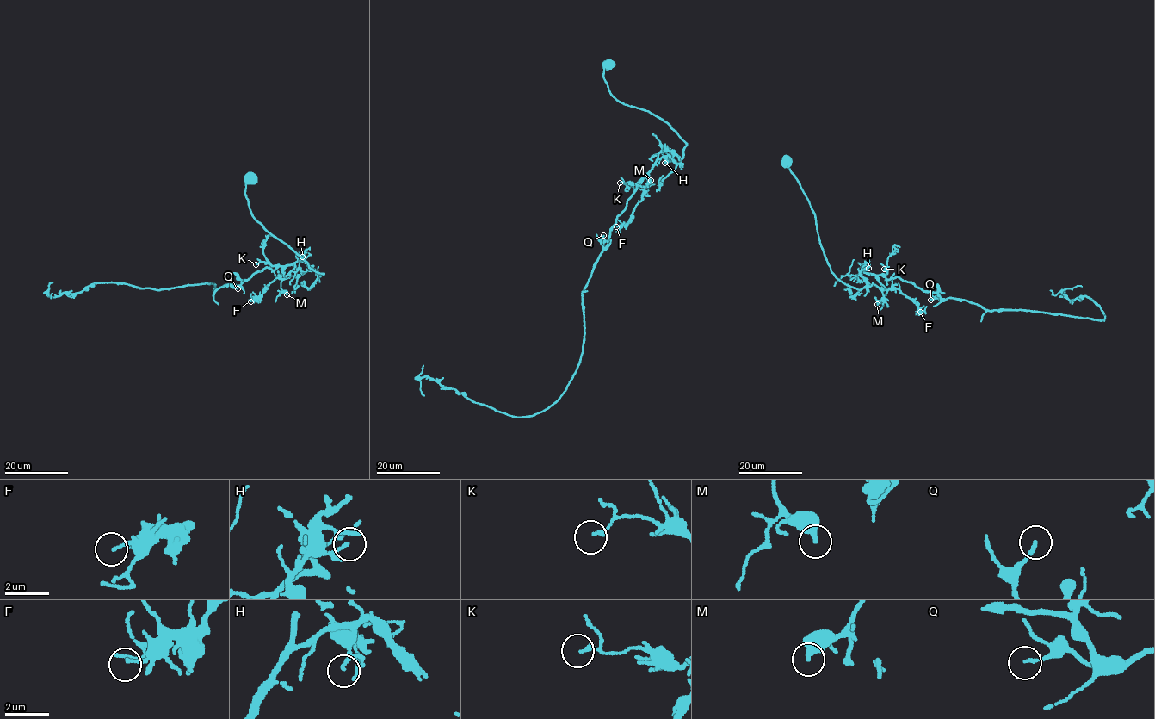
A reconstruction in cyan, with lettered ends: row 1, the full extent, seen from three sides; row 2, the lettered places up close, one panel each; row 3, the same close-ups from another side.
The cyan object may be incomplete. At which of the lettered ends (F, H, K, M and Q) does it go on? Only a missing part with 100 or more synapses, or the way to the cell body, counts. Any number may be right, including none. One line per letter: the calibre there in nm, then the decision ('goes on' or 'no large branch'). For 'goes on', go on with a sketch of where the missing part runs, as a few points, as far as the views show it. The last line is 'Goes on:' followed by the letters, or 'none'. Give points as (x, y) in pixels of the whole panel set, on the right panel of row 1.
F: 130 nm thick; no large branch
H: 120 nm thick; no large branch
K: 170 nm thick; no large branch
M: 460 nm thick; no large branch
Q: 140 nm thick; no large branch
Goes on: none

